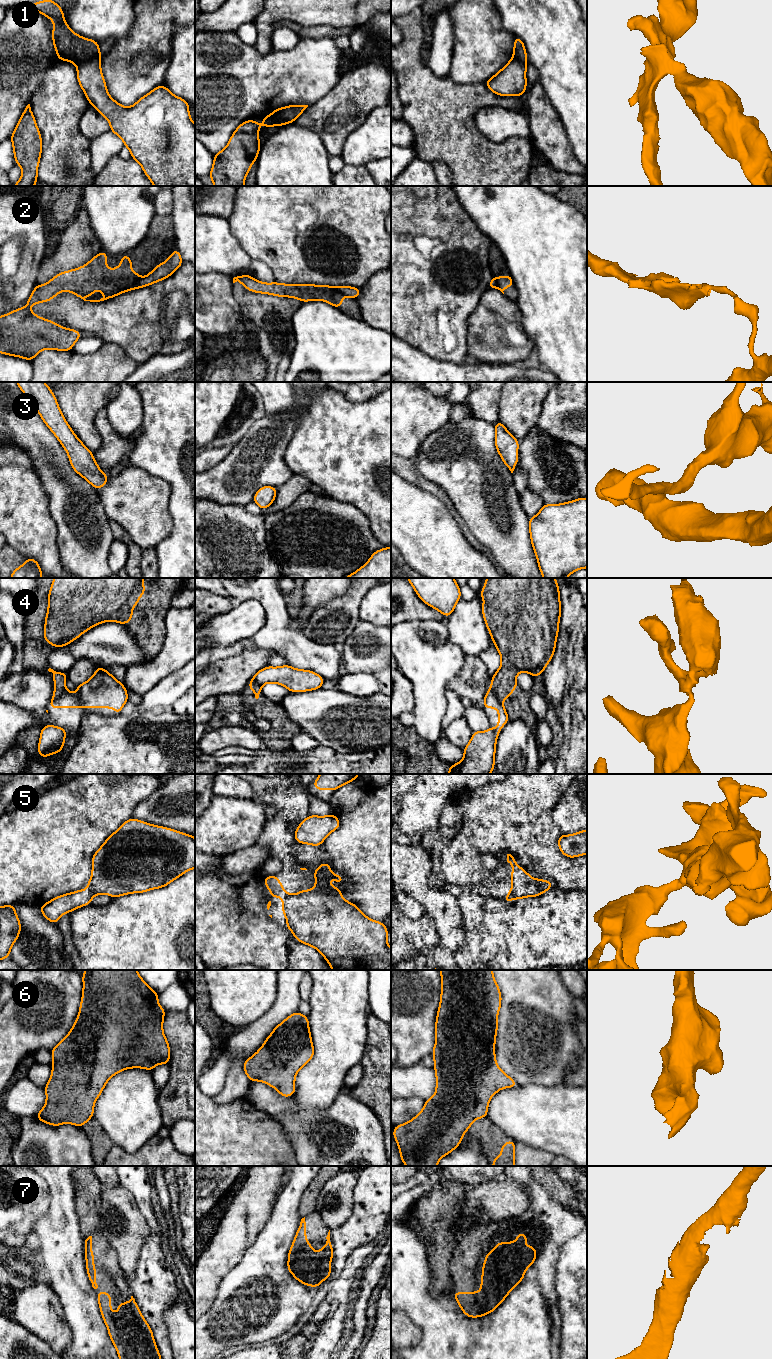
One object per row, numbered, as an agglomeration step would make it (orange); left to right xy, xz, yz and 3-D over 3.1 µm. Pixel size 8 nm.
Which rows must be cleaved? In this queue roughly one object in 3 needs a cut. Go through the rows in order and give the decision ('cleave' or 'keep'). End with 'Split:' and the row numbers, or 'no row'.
1: cleave
2: cleave
3: keep
4: cleave
5: keep
6: keep
7: keep
Split: 1, 2, 4

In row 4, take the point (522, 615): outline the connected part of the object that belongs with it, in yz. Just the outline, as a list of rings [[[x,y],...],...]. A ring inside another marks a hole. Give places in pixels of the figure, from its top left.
[[[487,578],[480,596],[484,599],[481,608],[485,624],[501,656],[501,665],[492,676],[491,688],[503,701],[511,697],[512,690],[518,687],[518,673],[528,672],[535,678],[544,673],[544,668],[553,657],[561,616],[559,586],[555,578]]]

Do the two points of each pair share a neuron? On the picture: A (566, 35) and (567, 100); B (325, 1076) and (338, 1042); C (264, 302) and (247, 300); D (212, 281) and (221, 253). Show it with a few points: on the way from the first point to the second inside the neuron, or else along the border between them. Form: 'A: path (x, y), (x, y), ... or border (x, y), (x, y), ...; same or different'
A: path (566, 51), (566, 84); same
B: path (328, 1068), (336, 1050); same
C: path (260, 302), (251, 302); same
D: border (205, 273), (220, 272), (233, 277); different

